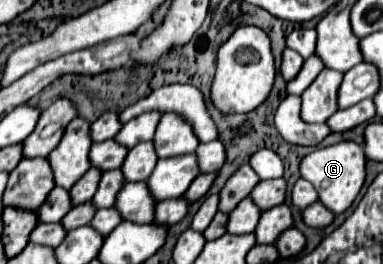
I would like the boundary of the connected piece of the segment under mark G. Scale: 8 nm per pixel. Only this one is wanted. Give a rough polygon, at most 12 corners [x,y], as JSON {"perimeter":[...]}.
{"perimeter":[[340,141],[300,161],[300,177],[332,213],[362,189],[364,153]]}

